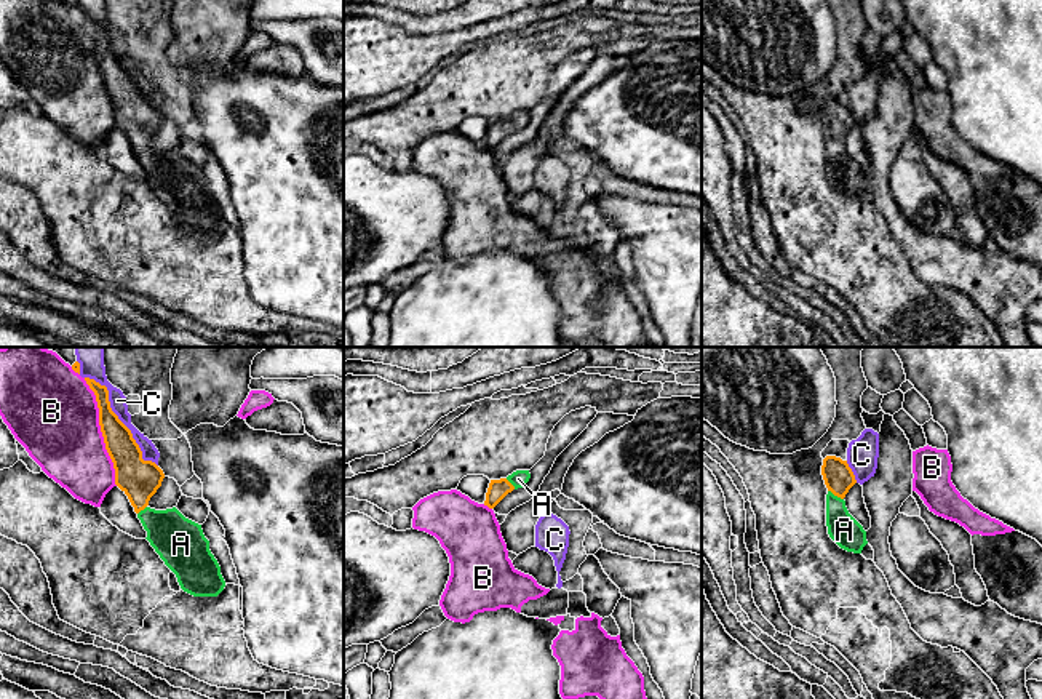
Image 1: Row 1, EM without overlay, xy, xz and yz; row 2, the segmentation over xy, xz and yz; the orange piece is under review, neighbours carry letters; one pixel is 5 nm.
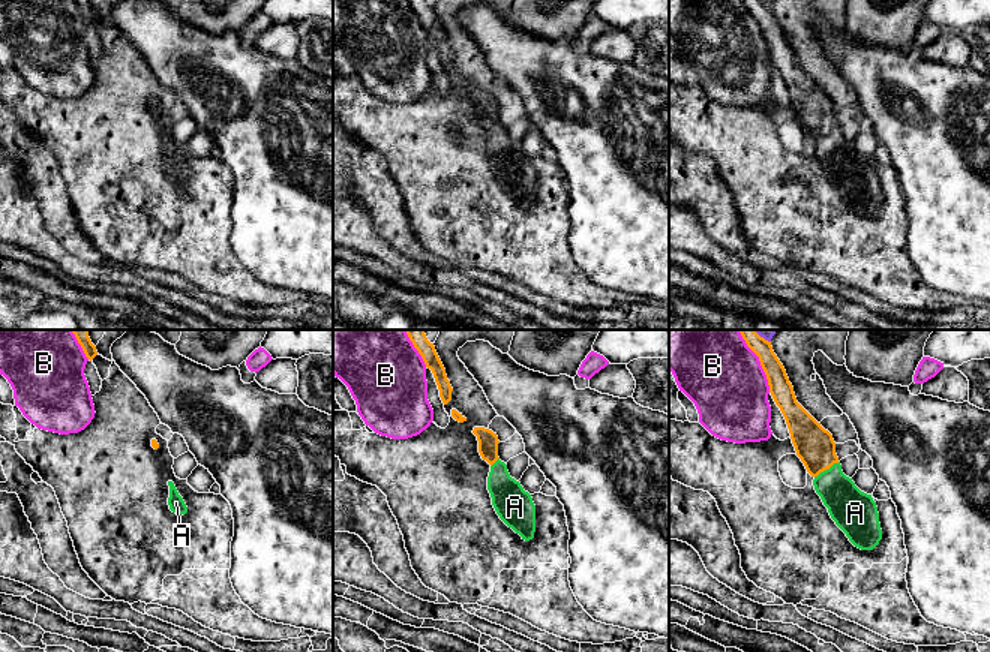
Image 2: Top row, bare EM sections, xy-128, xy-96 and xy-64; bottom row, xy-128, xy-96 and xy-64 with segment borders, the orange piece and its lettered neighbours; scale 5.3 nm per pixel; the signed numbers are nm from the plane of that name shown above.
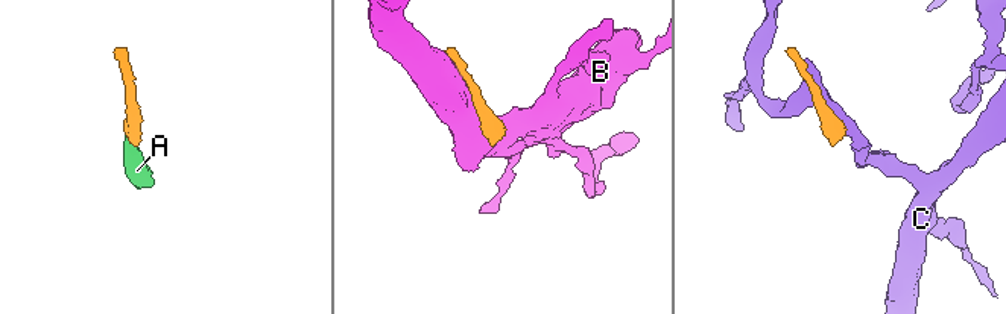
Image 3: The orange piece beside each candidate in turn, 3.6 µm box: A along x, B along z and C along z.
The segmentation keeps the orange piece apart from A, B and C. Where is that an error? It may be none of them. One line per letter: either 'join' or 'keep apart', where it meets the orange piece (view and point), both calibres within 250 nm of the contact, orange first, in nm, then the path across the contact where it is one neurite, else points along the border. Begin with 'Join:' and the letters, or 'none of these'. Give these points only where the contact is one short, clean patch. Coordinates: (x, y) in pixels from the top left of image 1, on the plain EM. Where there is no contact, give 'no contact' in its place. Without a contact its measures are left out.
Join: A
A: join; meets orange in yz at (836, 136); 150 nm thick on the orange side, 160 nm on the other; runs through yz (838, 117), (836, 136), (836, 155), (844, 171)
B: keep apart; meets orange in xy at (101, 72); 160 nm thick on the orange side, 440 nm on the other
C: keep apart; meets orange in xy at (119, 61); 160 nm thick on the orange side, 80 nm on the other

